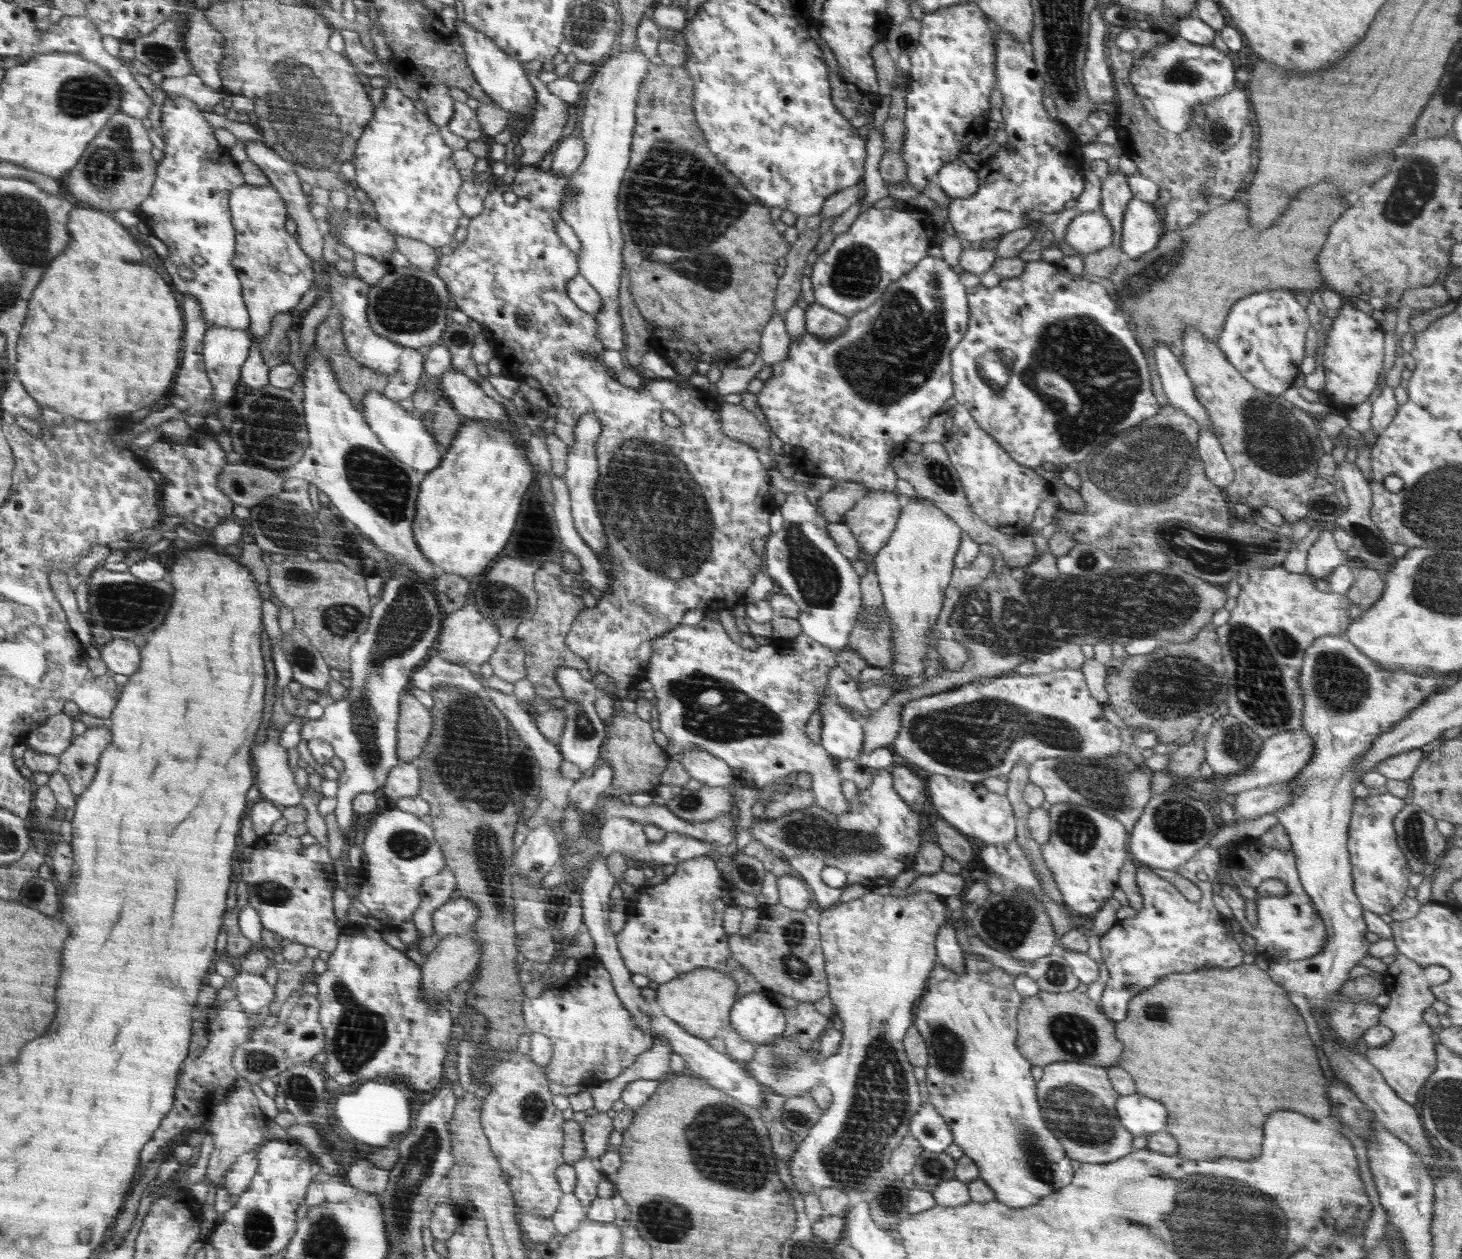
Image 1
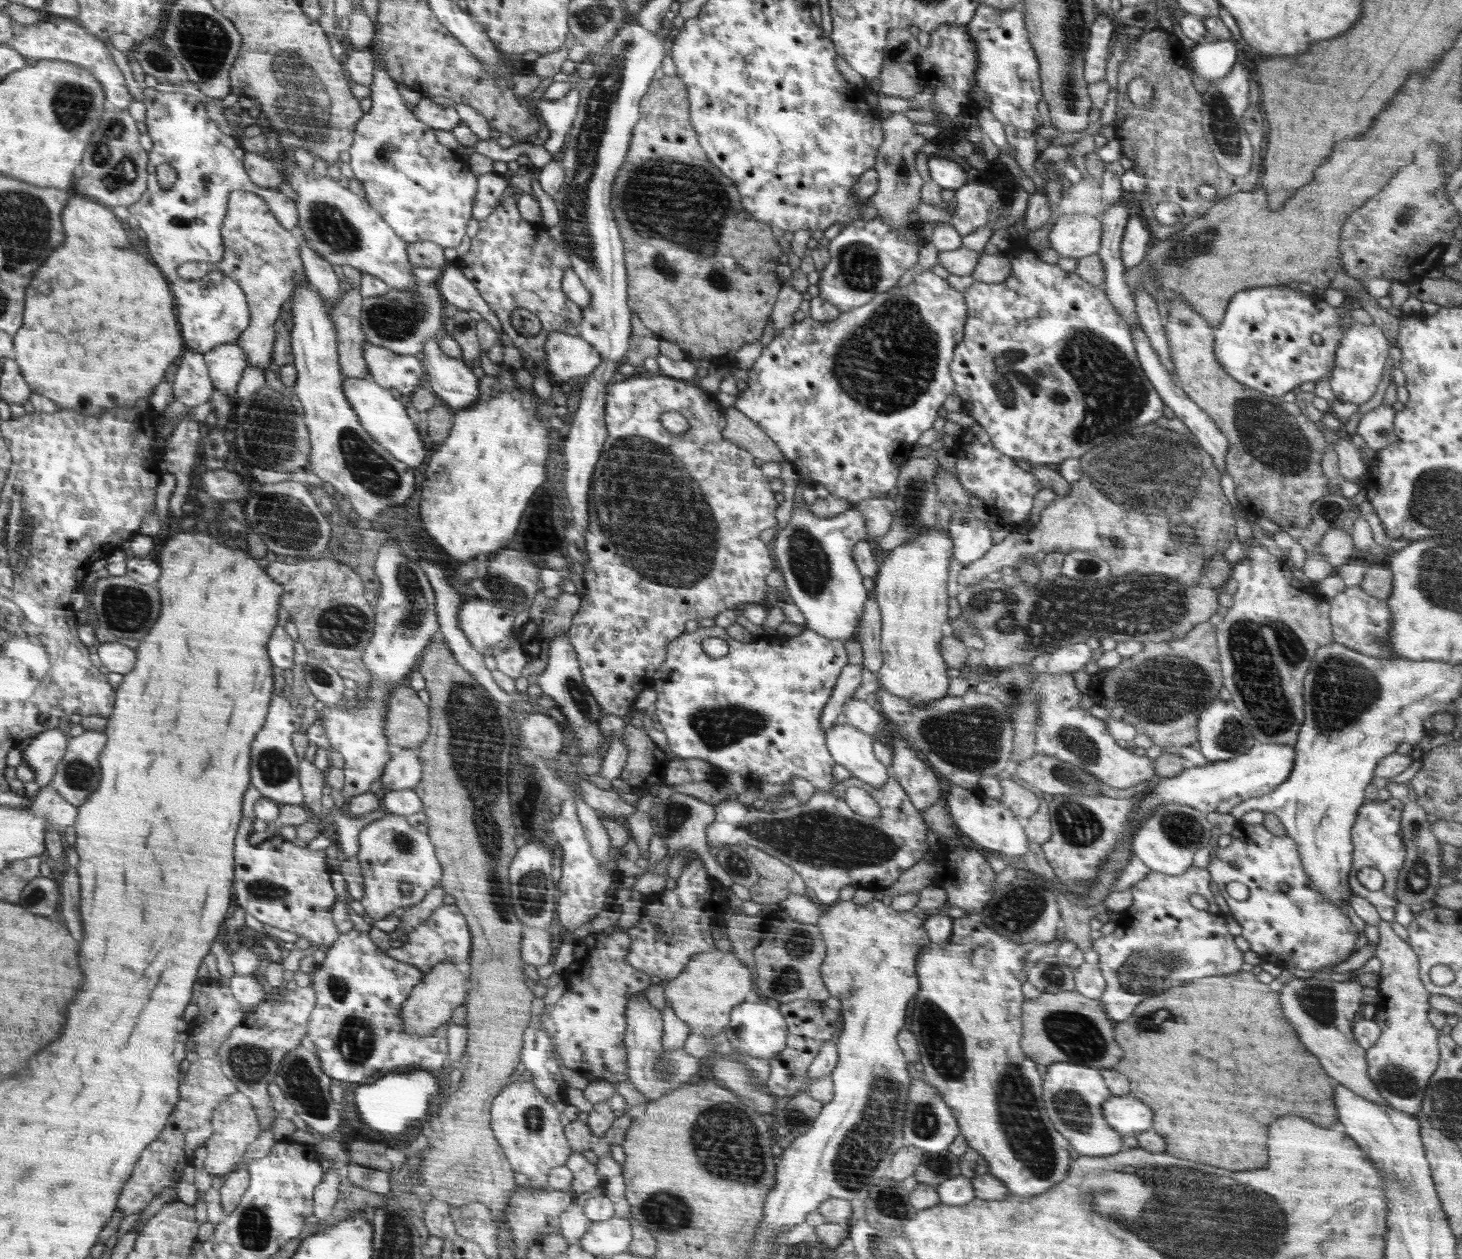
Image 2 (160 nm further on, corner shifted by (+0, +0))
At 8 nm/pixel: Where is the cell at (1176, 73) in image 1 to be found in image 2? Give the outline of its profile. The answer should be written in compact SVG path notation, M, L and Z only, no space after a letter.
M1231 40L1202 41L1187 52L1186 62L1187 64L1192 62L1192 66L1200 78L1208 80L1209 84L1215 83L1217 80L1223 79L1223 76L1226 76L1236 64L1236 47Z

